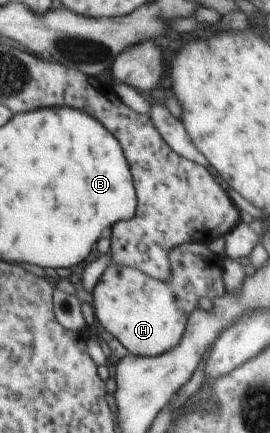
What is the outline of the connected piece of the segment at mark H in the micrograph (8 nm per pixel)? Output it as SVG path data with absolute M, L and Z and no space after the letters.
M110 263L106 270L99 278L94 290L92 291L93 308L95 309L95 319L99 328L106 330L112 337L115 337L122 343L122 345L132 355L156 357L170 351L170 349L176 347L184 335L184 329L186 329L186 323L188 323L188 317L190 313L198 306L198 289L202 289L202 293L206 291L206 279L190 279L190 293L184 295L184 297L176 297L172 291L170 291L170 281L160 281L125 265L118 265L118 263Z

